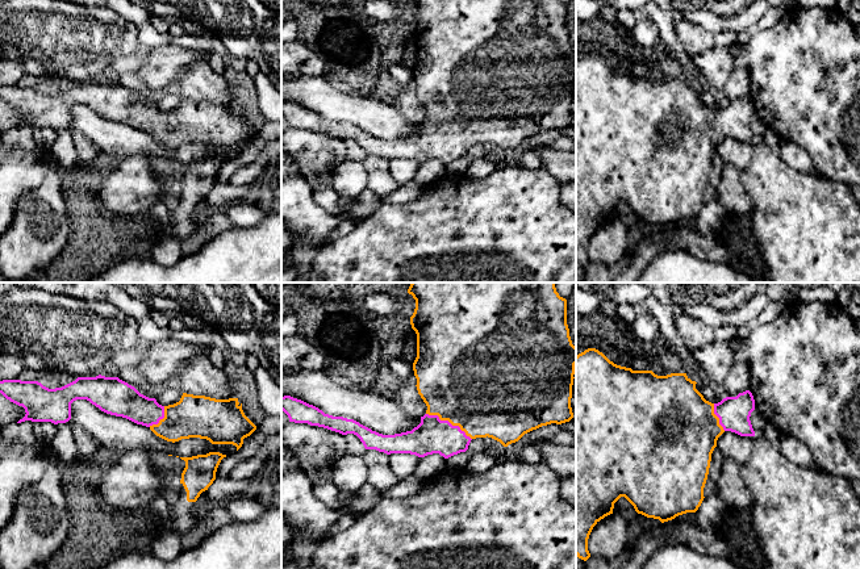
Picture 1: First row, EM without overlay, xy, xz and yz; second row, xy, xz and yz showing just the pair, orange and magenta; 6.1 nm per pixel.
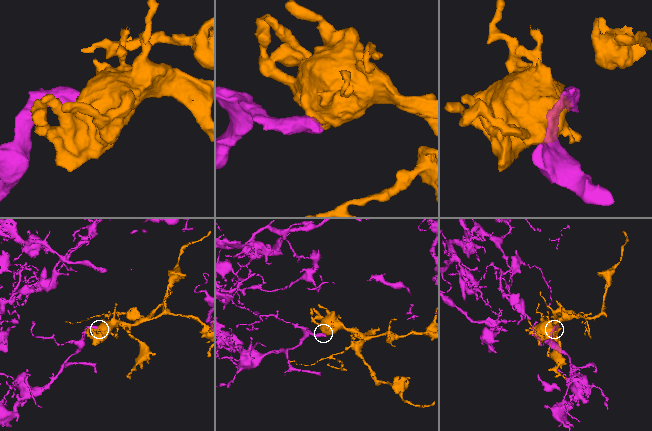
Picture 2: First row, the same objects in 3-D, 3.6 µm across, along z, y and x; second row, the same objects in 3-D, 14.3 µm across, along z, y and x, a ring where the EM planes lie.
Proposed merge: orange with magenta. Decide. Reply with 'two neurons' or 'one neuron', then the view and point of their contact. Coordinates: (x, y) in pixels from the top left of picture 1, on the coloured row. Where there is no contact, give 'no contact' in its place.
one neuron | xz (449, 421)

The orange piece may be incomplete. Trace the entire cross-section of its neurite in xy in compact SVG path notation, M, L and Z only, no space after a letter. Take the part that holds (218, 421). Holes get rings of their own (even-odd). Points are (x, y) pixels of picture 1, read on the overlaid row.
M101 375L78 377L55 389L38 381L3 380L0 393L25 409L25 417L17 423L66 423L71 419L71 403L87 399L101 411L146 426L156 436L172 443L200 438L212 444L233 444L238 451L243 439L256 430L238 398L216 399L183 393L179 402L162 406L118 377Z

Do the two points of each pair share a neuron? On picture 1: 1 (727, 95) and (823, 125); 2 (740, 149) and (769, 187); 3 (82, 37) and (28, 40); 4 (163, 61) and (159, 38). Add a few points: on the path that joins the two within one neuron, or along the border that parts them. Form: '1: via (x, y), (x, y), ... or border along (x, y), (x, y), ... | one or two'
1: border along (735, 67), (744, 67), (747, 70), (750, 95) | two
2: border along (755, 142), (751, 162), (740, 172) | two
3: via (69, 40), (41, 40) | one
4: border along (191, 47), (163, 44), (150, 49) | two

